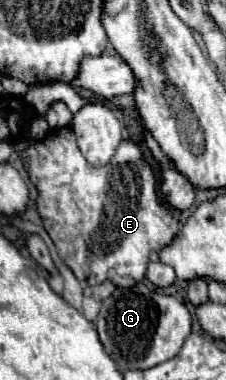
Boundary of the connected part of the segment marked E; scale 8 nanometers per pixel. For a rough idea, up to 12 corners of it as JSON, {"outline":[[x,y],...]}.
{"outline":[[72,128],[20,160],[78,280],[130,288],[178,234],[134,140],[106,166]]}

